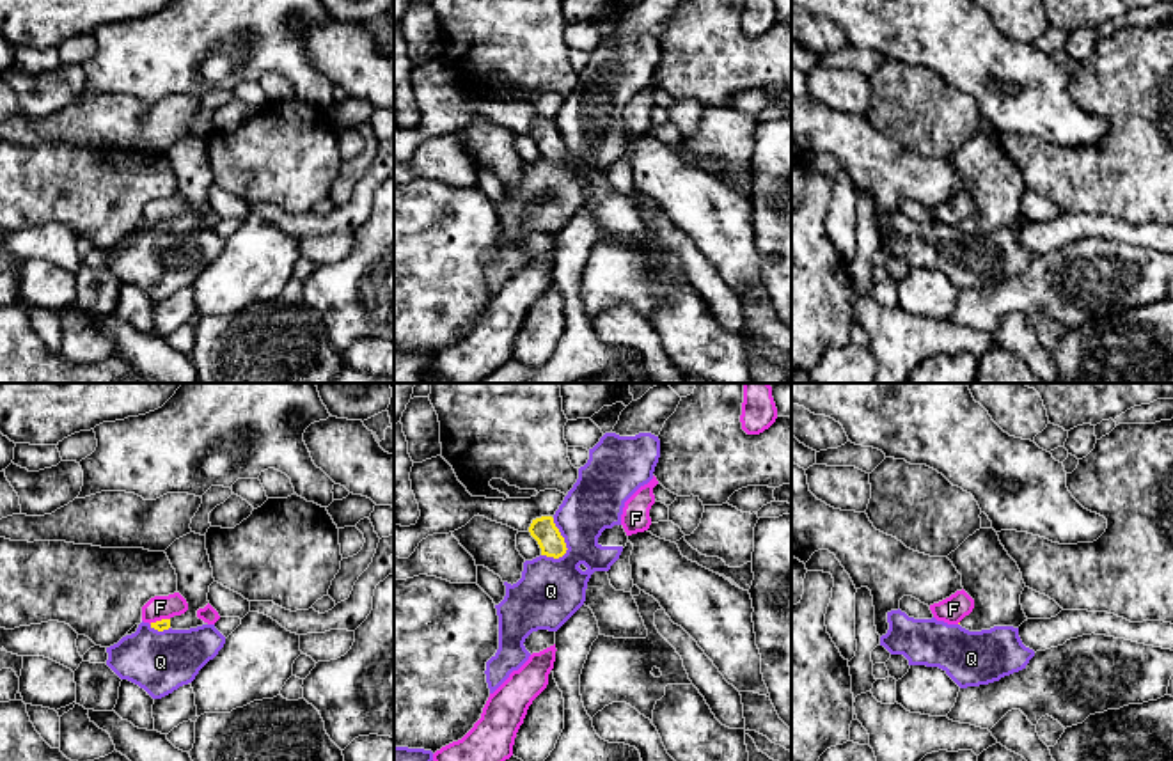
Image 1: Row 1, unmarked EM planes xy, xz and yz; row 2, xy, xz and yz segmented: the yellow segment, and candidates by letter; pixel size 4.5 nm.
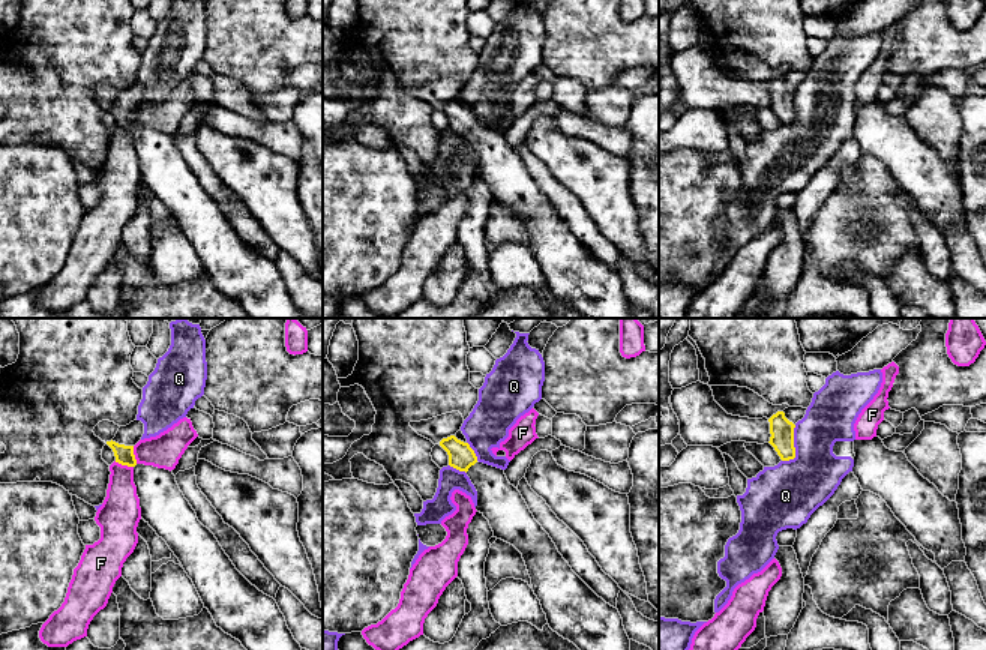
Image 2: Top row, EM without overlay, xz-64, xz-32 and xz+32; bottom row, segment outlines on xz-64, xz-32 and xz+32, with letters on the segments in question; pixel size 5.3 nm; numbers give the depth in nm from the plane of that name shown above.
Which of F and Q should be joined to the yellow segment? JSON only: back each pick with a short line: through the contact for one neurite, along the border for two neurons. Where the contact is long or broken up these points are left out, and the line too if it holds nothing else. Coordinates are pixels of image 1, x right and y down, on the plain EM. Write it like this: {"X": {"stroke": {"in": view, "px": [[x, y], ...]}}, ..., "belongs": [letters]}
{"belongs": []}

